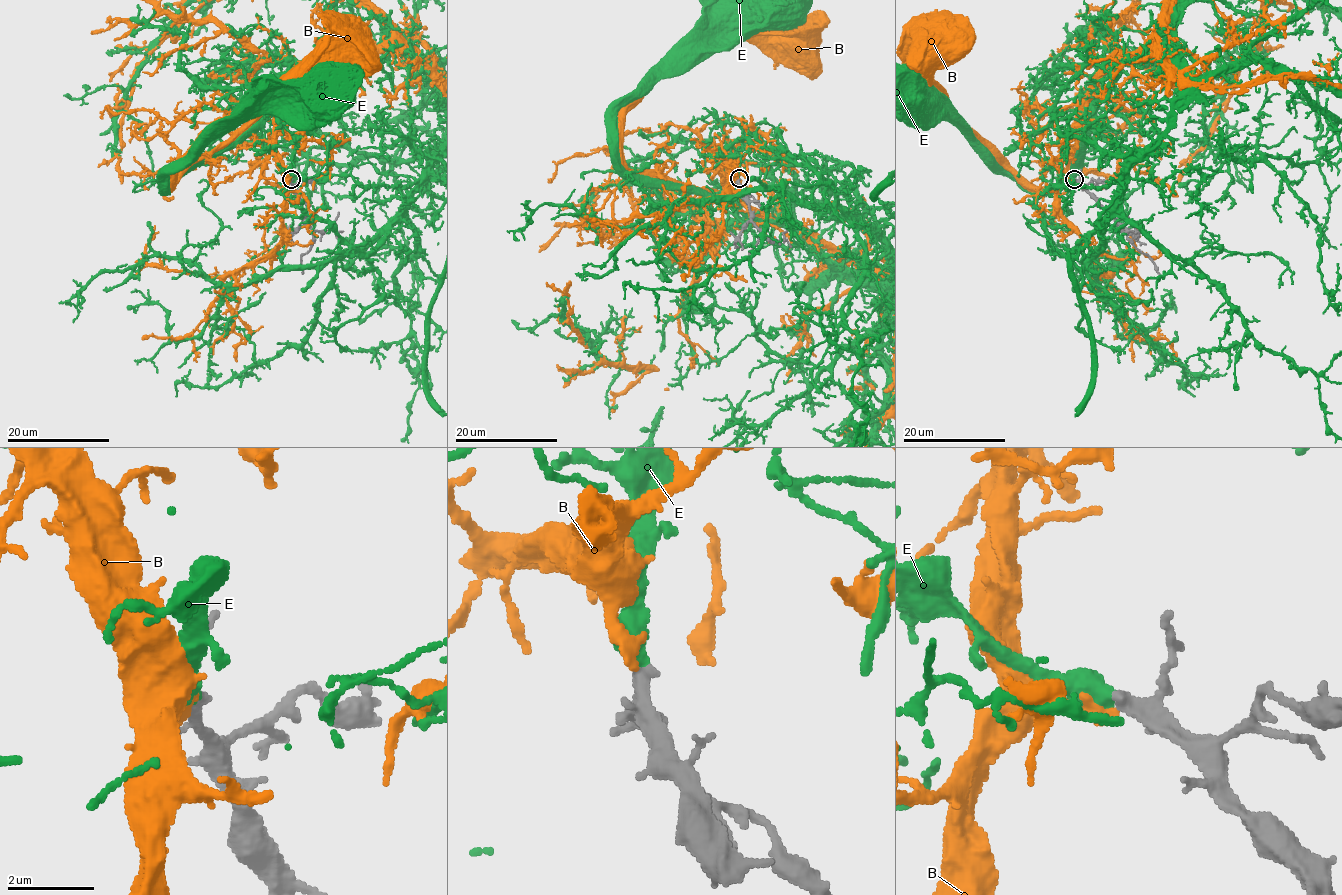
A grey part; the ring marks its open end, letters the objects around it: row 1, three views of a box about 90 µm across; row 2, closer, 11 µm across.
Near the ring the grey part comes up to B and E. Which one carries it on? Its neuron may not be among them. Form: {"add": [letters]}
{"add": ["E"]}

